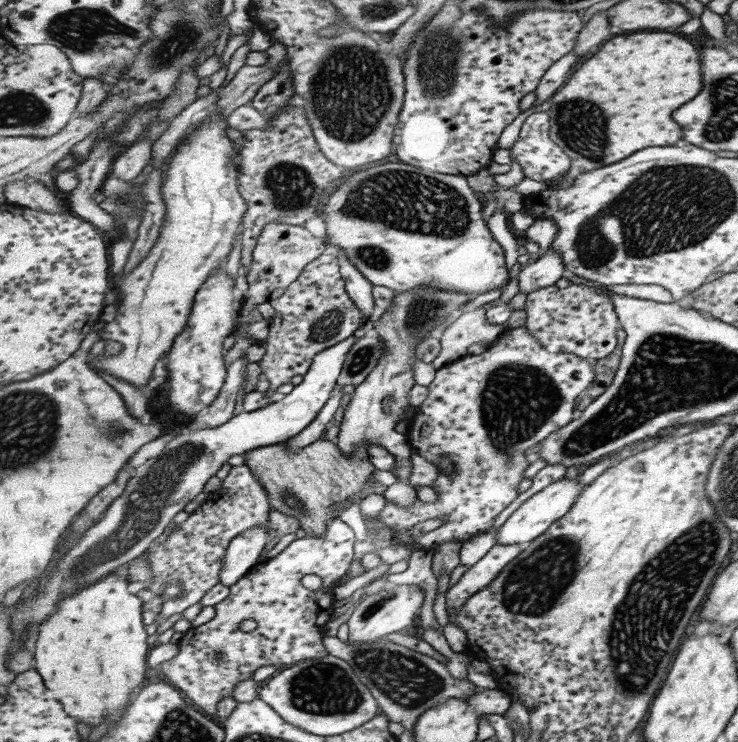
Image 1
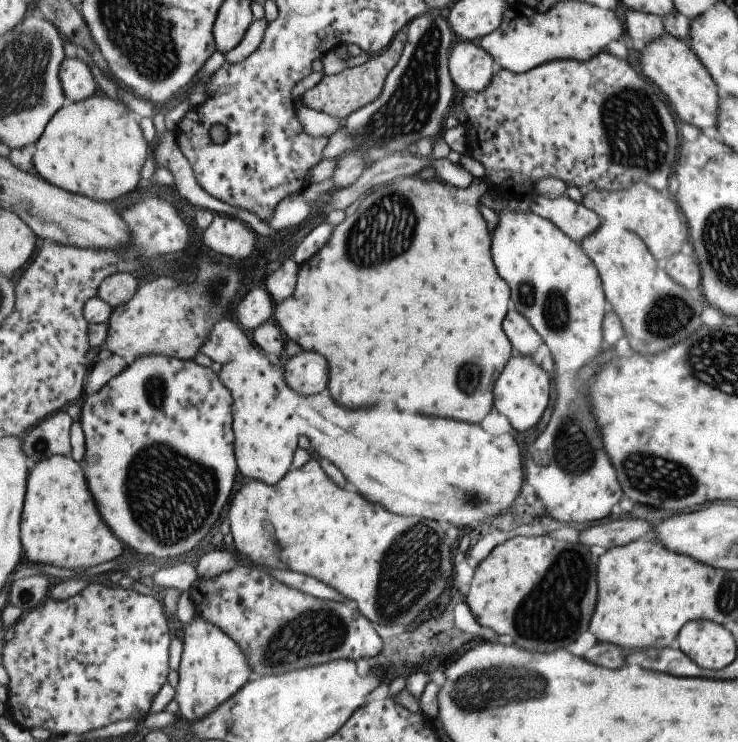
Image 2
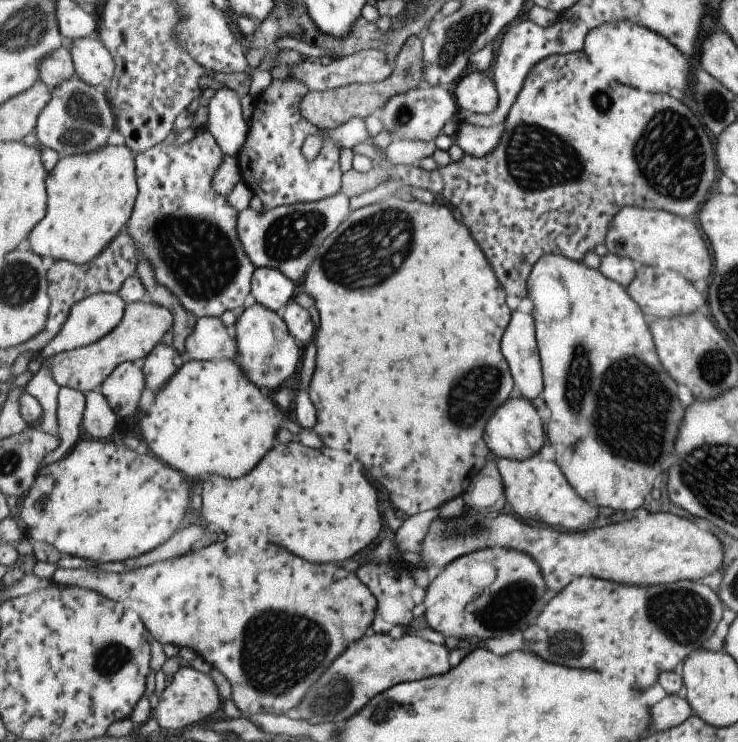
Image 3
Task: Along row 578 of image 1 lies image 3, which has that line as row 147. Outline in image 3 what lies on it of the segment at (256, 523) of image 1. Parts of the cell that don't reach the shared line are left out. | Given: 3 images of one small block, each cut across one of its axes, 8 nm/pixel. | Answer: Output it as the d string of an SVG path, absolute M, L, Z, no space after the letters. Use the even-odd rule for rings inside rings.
M207 125L187 144L160 143L153 149L138 154L137 180L140 194L127 234L135 240L137 250L153 264L155 276L165 288L169 288L182 306L191 314L201 317L221 317L223 314L242 311L252 301L252 280L256 267L239 238L237 224L240 211L231 206L229 198L215 192L213 178L223 166L225 154Z

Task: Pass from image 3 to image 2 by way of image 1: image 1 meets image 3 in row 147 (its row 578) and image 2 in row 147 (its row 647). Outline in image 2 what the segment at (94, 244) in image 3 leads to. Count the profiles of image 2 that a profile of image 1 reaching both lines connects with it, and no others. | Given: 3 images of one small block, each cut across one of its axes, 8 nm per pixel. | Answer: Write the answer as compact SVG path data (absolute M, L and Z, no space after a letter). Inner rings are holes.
M102 91L87 100L64 106L49 122L44 136L33 147L35 171L47 182L63 186L69 192L83 192L85 196L107 196L105 200L115 202L125 194L137 190L141 182L141 170L151 151L153 142L143 136L139 116L129 110L123 102L109 97Z

